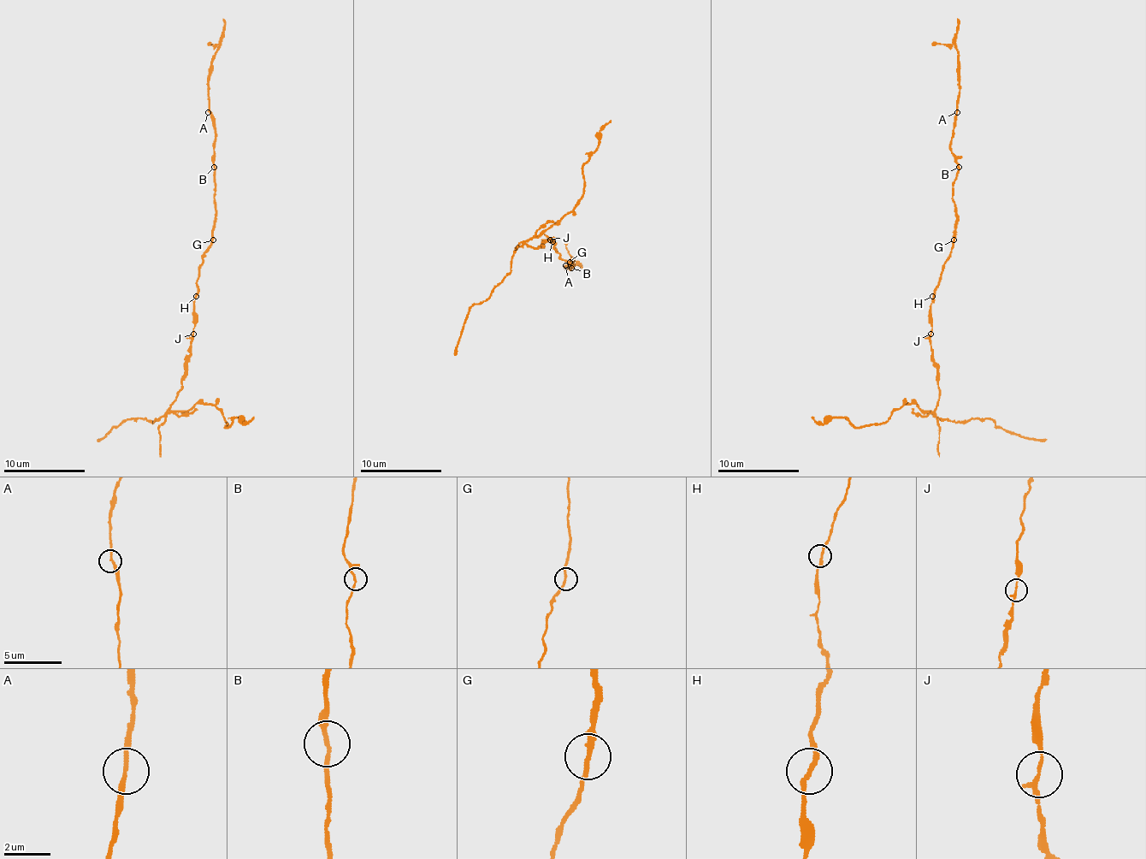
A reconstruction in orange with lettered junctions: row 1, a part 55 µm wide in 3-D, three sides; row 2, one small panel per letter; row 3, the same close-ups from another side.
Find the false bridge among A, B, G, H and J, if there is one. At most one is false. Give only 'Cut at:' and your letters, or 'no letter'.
Cut at: J

